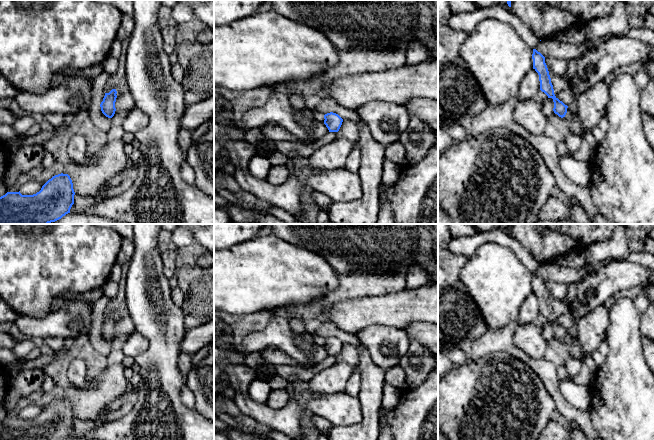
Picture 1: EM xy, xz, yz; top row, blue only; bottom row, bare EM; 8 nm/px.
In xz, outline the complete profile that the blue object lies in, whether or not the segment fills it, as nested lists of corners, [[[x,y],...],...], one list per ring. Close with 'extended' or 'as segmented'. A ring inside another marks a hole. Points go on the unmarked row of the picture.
[[[333,336],[325,338],[324,343],[324,348],[328,352],[329,356],[338,356],[343,346],[343,343]]]; as segmented

